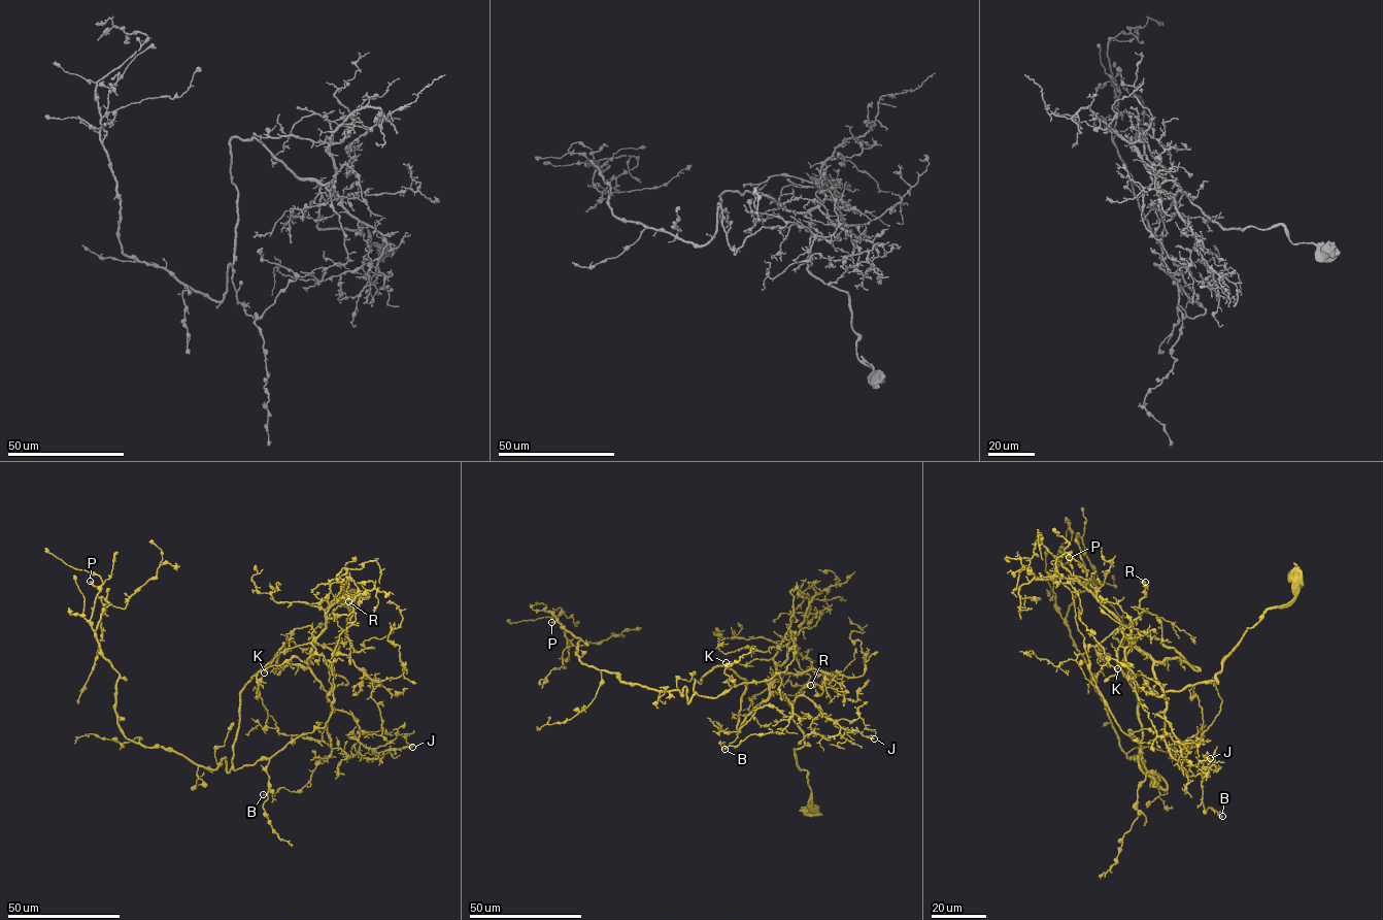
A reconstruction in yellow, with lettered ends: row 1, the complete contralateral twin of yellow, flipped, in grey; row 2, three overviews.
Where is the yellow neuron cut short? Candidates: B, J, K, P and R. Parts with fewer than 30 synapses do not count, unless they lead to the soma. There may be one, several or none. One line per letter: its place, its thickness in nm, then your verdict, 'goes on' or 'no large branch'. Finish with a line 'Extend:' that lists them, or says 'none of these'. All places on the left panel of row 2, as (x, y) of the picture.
B: place (263, 794); calibre 240 nm; no large branch
J: place (412, 747); calibre 400 nm; no large branch
K: place (264, 672); calibre 240 nm; no large branch
P: place (90, 581); calibre 500 nm; no large branch
R: place (348, 601); calibre 180 nm; no large branch
Extend: none of these

